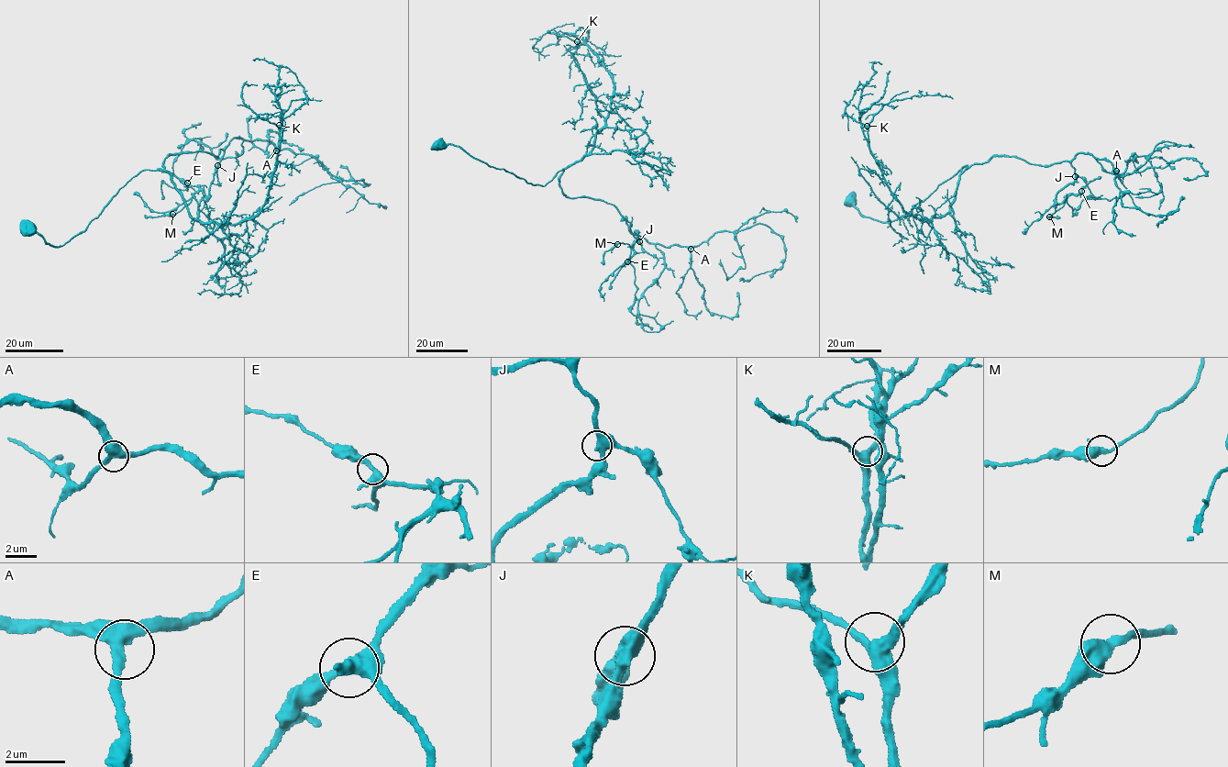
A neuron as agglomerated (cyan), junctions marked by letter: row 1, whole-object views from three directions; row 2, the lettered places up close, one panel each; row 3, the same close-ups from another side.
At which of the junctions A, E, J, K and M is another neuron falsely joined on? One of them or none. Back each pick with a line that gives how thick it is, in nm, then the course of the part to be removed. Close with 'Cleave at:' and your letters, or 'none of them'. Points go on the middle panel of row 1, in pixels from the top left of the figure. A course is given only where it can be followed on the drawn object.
Cleave at: none of them

